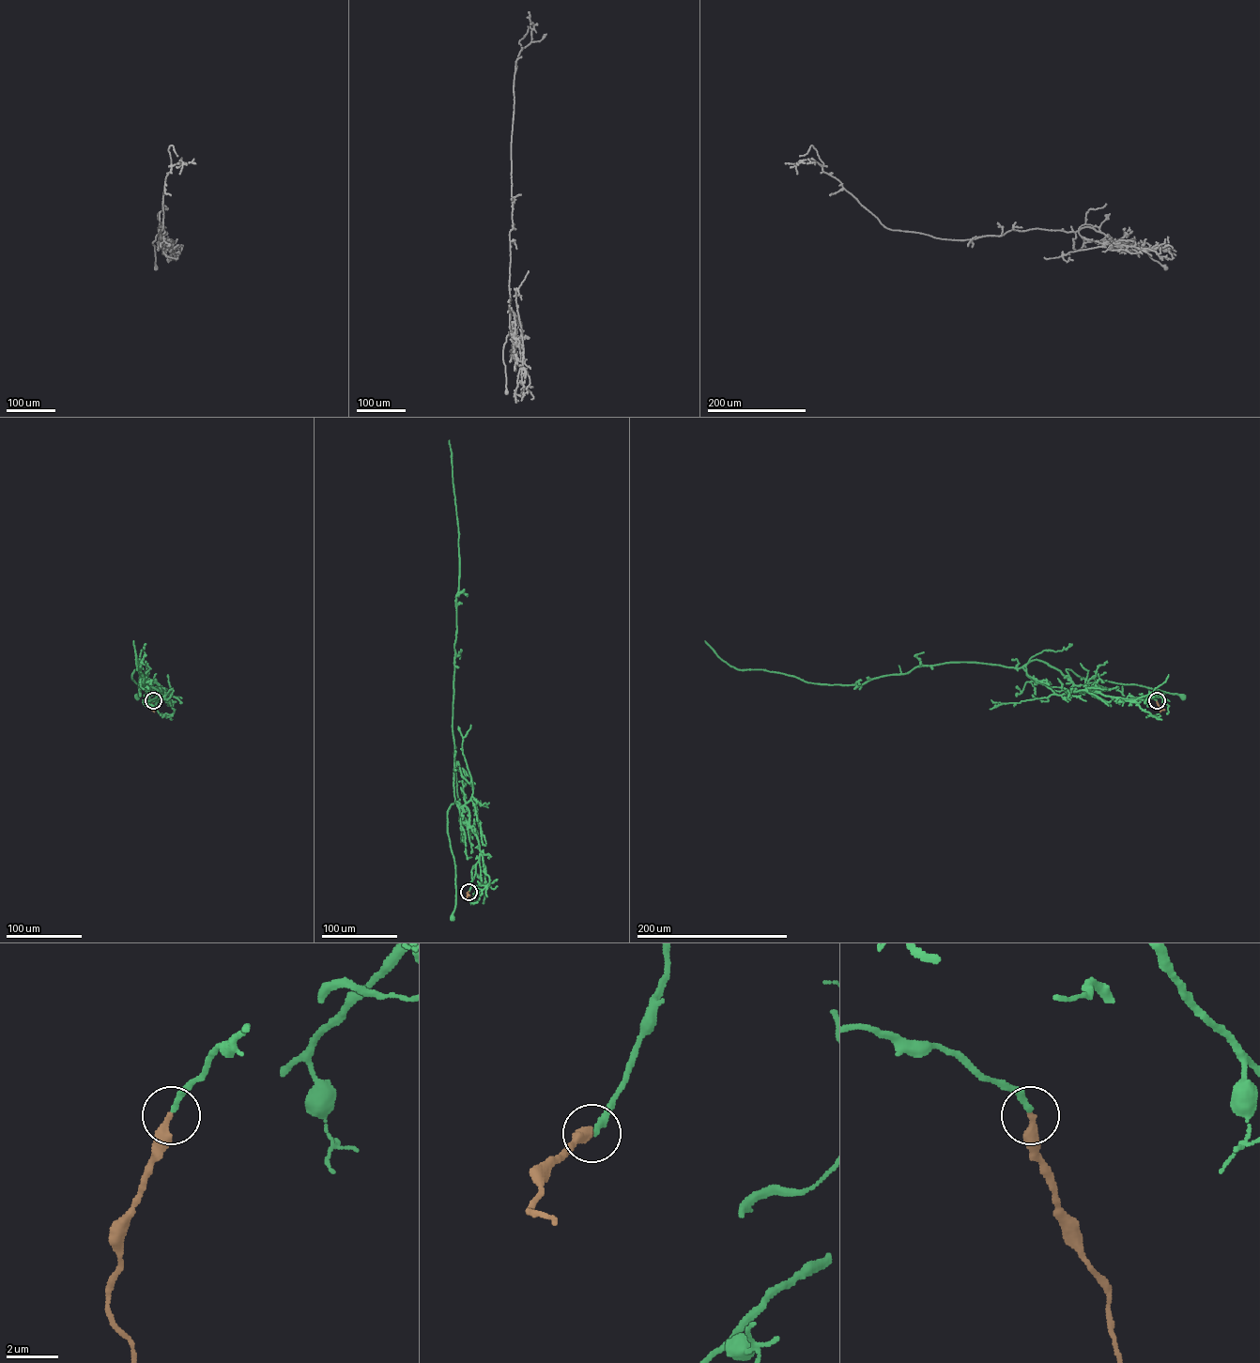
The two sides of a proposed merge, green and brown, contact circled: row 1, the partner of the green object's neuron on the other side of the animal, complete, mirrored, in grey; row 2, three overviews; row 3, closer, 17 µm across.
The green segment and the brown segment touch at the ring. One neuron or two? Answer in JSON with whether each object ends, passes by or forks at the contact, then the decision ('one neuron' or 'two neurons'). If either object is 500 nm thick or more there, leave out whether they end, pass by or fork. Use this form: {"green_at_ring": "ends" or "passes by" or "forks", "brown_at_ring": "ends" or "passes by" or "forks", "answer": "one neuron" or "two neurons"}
{"green_at_ring": "ends", "brown_at_ring": "ends", "answer": "one neuron"}

